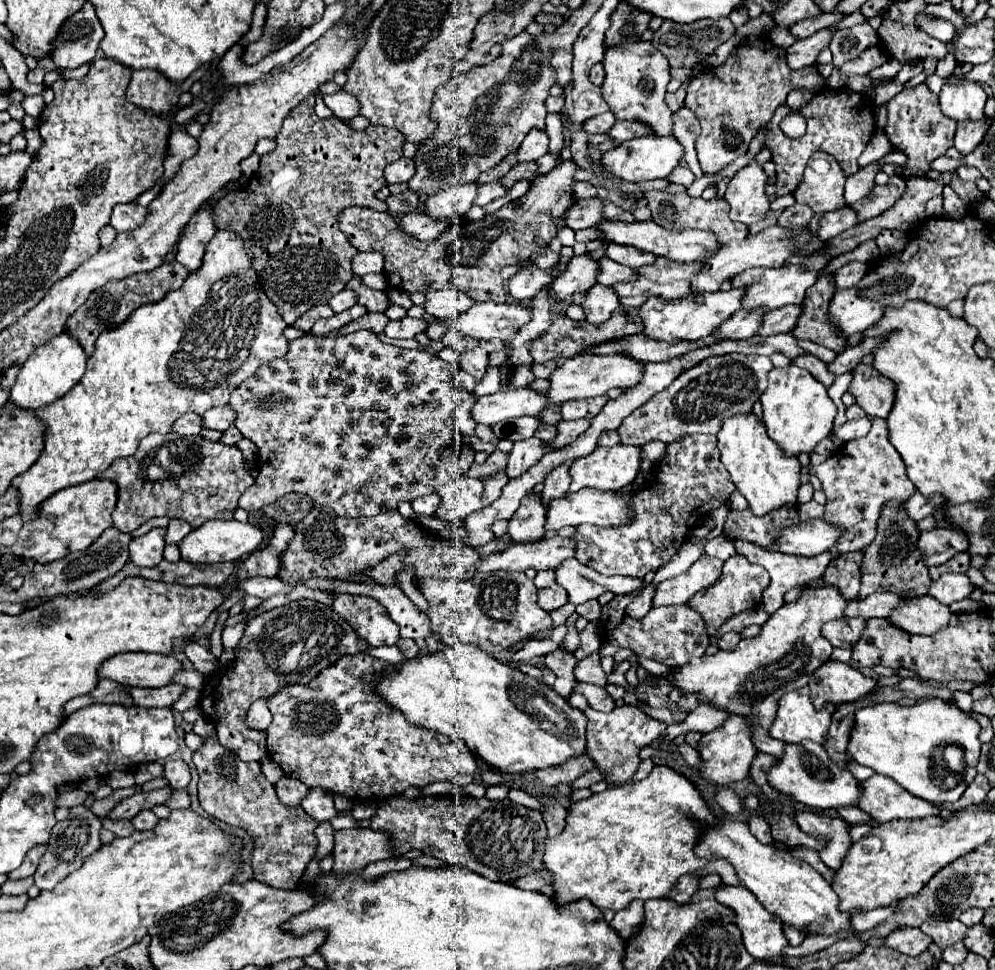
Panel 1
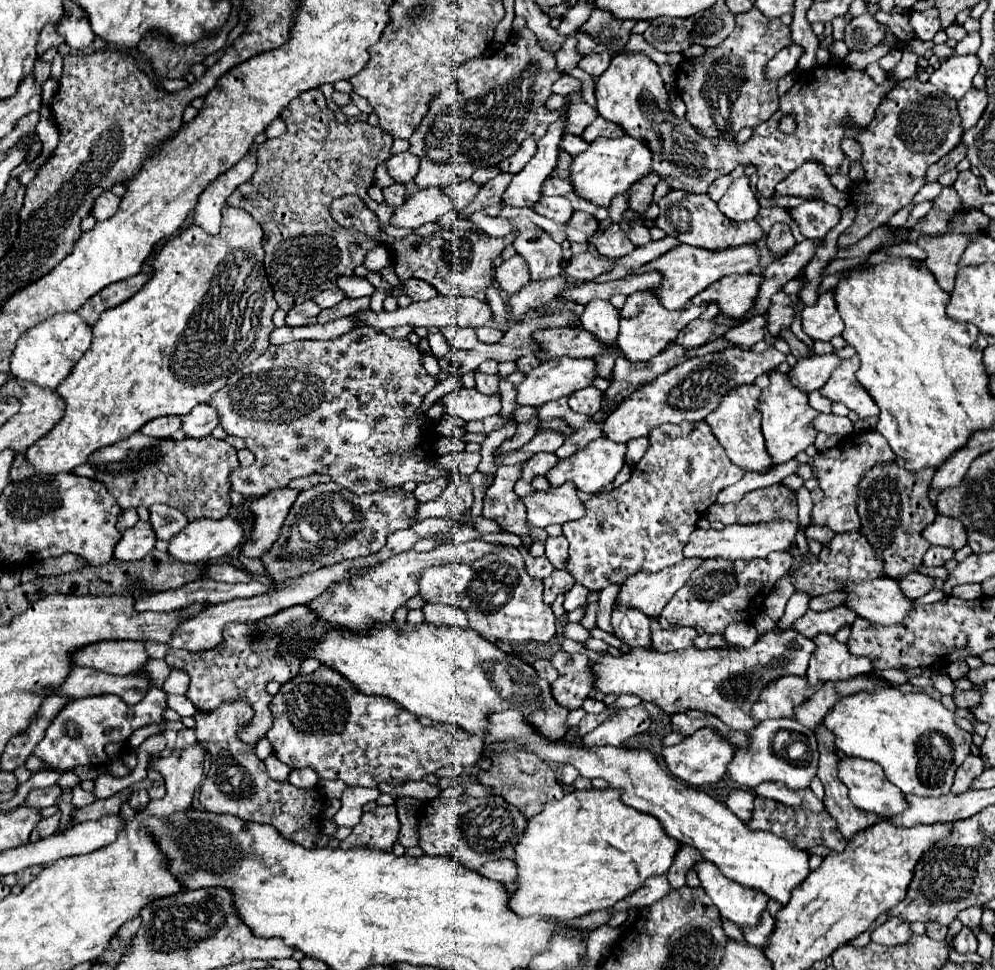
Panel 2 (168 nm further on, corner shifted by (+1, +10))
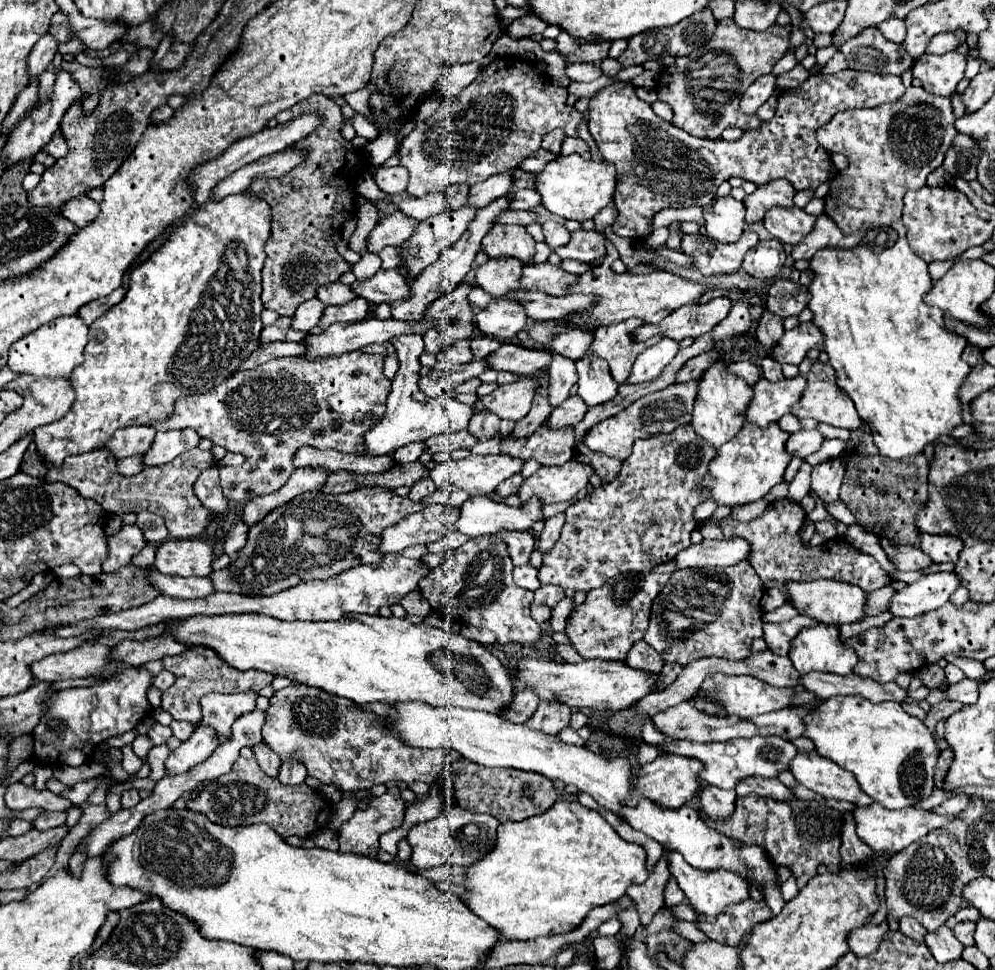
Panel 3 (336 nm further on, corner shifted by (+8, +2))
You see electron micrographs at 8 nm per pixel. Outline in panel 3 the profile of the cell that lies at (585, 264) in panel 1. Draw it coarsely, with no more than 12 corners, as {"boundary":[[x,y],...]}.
{"boundary":[[493,299],[475,315],[475,327],[495,339],[511,339],[527,325],[525,309]]}

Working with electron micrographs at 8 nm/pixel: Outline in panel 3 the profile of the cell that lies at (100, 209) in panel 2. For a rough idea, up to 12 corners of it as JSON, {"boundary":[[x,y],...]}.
{"boundary":[[87,195],[63,203],[61,215],[85,227],[99,215]]}

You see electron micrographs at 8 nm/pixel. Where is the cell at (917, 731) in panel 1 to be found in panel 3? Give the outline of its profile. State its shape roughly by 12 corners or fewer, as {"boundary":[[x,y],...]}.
{"boundary":[[831,697],[803,737],[863,793],[933,793],[937,745],[899,703]]}

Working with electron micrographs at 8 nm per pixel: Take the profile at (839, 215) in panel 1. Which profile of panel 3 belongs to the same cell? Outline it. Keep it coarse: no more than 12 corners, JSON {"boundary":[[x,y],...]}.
{"boundary":[[775,207],[765,229],[781,243],[797,245],[815,225],[797,207]]}

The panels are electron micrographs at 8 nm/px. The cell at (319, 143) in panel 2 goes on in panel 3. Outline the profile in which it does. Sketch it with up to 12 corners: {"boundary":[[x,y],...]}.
{"boundary":[[343,115],[299,141],[305,163],[249,187],[273,211],[261,301],[291,317],[351,269],[335,247],[355,213],[363,153]]}

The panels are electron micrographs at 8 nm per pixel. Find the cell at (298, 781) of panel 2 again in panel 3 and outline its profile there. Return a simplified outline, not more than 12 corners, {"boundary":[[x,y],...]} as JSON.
{"boundary":[[299,759],[281,763],[277,777],[285,785],[305,781],[307,769]]}

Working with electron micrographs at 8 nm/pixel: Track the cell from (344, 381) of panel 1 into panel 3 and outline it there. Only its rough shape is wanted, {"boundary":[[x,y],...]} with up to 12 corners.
{"boundary":[[383,357],[267,361],[177,399],[245,465],[227,499],[273,493],[303,445],[363,451],[387,411]]}

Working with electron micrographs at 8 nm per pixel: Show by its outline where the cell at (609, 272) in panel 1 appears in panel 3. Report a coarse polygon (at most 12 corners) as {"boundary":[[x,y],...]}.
{"boundary":[[551,263],[523,265],[521,285],[565,295],[579,277]]}

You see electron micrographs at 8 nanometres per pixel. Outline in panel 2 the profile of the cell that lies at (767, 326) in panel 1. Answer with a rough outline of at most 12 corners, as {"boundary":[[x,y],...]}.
{"boundary":[[766,315],[738,323],[724,337],[750,349],[766,335]]}

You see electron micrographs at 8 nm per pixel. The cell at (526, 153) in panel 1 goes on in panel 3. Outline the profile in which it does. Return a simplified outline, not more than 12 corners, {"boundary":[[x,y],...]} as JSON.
{"boundary":[[511,175],[469,187],[467,207],[483,209],[511,191]]}

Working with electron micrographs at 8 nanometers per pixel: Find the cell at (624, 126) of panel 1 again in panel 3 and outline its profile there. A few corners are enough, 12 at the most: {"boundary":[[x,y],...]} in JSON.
{"boundary":[[565,137],[561,155],[577,153],[589,159],[589,149],[583,139]]}

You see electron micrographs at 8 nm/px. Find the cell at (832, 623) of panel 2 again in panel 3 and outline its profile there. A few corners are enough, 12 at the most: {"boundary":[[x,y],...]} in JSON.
{"boundary":[[797,615],[783,623],[765,623],[763,639],[775,655],[787,655],[793,637],[815,619]]}

